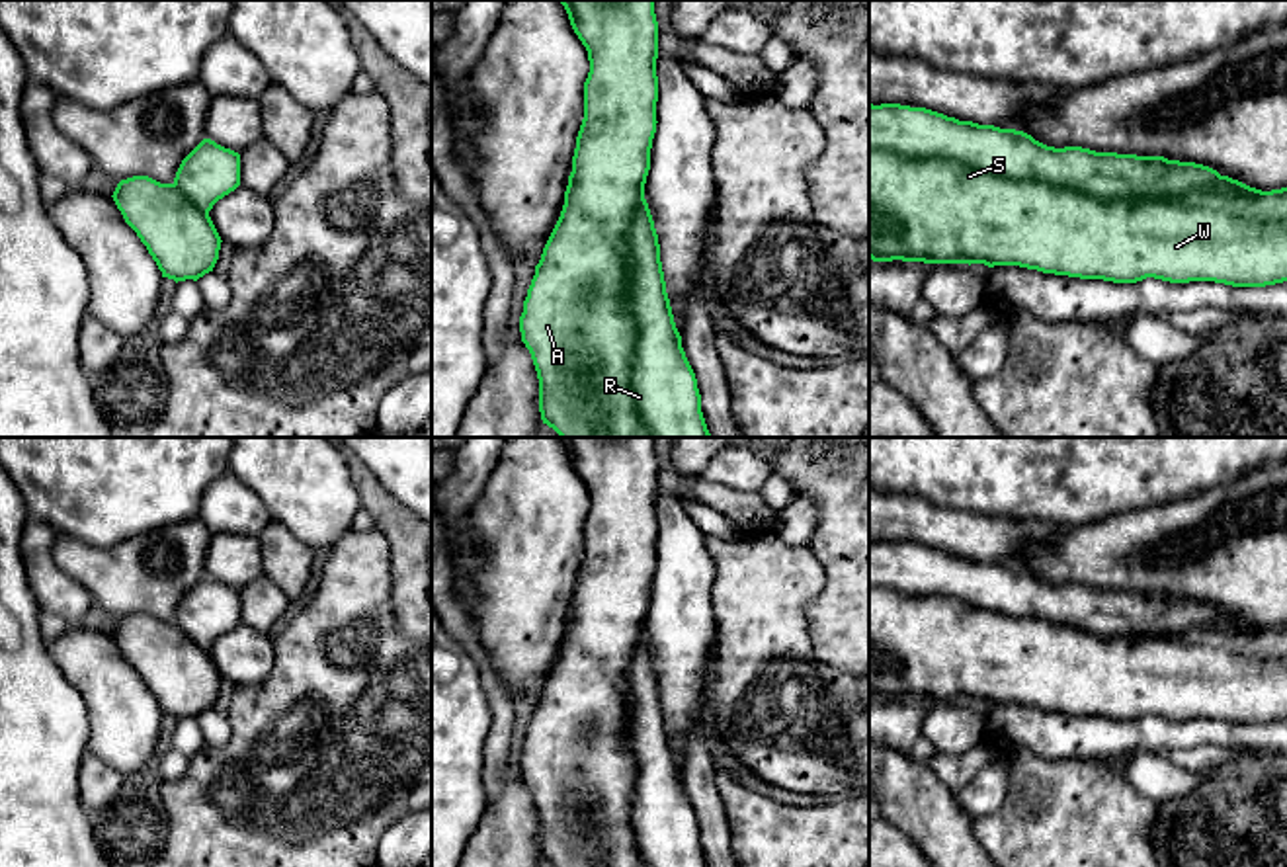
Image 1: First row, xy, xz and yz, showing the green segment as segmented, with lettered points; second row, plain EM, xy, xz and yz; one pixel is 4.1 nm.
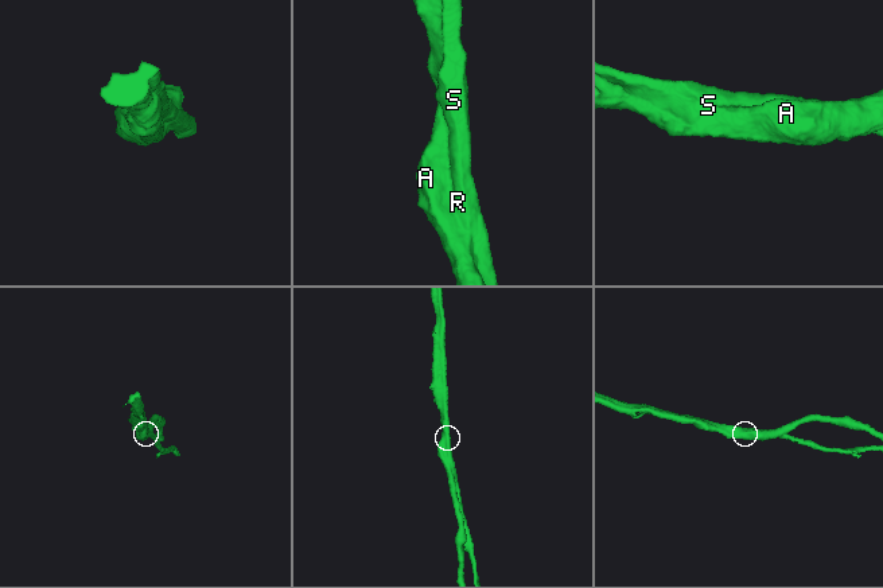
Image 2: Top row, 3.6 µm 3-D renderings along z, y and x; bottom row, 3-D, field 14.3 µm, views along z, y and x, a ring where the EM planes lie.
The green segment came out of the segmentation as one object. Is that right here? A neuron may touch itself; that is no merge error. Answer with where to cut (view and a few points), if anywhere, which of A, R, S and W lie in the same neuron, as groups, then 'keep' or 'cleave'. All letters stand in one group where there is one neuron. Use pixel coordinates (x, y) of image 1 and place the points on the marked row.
no cut; A R S W; keep

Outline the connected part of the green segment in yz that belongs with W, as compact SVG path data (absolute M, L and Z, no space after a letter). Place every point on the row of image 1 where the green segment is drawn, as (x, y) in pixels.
M869 103L869 258L1019 266L1113 283L1154 277L1266 287L1287 281L1287 187L1262 191L1195 162L1055 148L1016 129L959 121L926 107Z

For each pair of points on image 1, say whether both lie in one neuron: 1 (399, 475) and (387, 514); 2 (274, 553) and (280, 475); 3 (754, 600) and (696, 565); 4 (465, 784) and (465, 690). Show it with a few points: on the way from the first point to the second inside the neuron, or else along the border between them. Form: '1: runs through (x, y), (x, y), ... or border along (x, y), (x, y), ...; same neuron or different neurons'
1: border along (364, 461), (375, 479), (411, 510); different neurons
2: border along (272, 518), (315, 547); different neurons
3: border along (704, 536), (715, 569), (715, 623); different neurons
4: runs through (465, 760), (465, 713); same neuron

